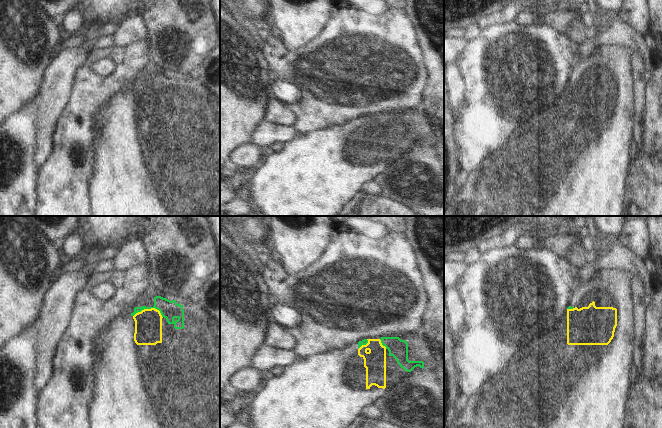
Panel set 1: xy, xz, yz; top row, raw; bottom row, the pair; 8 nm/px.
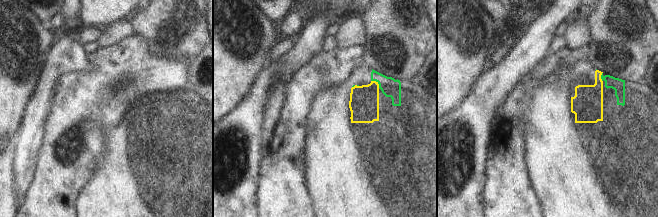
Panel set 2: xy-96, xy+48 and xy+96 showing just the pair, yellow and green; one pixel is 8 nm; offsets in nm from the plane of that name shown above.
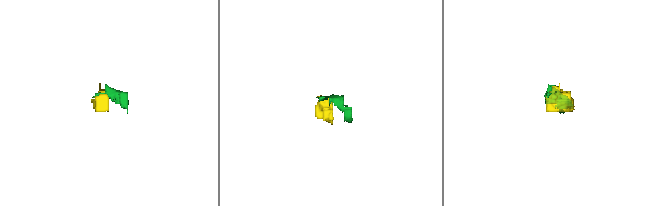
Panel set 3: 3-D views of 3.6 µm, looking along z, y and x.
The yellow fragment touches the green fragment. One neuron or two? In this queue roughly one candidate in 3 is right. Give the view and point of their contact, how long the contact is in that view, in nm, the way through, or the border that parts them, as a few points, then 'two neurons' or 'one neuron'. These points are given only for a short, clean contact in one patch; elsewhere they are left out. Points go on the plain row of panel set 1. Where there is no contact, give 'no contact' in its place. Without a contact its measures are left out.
meets yellow in xy at (148, 85); contact 240 nm long; border along xy (162, 91), (154, 84), (144, 84), (133, 92); two neurons

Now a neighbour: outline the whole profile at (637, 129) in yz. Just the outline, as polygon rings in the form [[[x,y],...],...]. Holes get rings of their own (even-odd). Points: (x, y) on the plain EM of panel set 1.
[[[634,118],[633,141],[636,143],[638,153],[641,152],[643,144],[643,127],[639,124],[638,118]]]

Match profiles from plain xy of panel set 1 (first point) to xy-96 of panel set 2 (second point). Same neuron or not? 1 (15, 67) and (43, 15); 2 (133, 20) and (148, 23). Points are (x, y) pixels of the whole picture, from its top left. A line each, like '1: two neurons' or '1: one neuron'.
1: two neurons
2: two neurons

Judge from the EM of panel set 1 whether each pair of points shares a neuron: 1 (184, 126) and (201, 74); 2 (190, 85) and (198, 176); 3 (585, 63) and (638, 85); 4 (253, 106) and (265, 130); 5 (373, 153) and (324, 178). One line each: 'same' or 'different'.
1: same
2: different
3: different
4: different
5: same

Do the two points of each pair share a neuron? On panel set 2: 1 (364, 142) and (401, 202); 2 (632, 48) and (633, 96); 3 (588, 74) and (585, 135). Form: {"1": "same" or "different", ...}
{"1": "same", "2": "different", "3": "same"}

